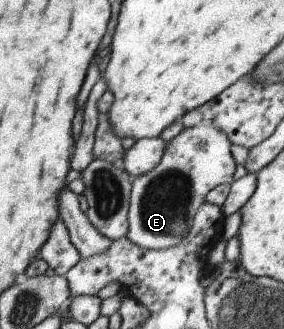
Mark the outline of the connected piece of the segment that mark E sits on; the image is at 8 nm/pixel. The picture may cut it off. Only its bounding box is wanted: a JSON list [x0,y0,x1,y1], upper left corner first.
[125,125,235,249]

